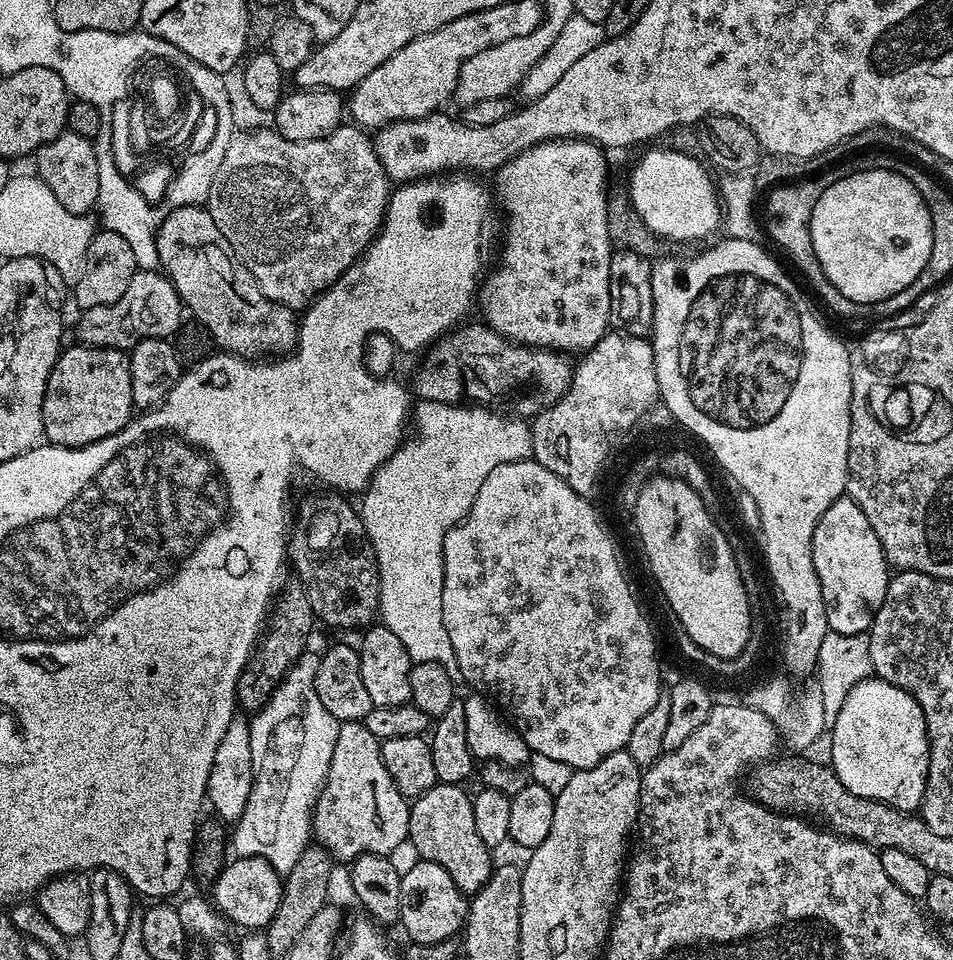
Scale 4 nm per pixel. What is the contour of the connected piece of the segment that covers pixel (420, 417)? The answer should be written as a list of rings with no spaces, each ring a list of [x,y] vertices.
[[[420,400],[414,408],[414,424],[416,420],[416,437],[405,439],[400,447],[386,463],[372,475],[372,480],[362,493],[364,501],[358,504],[360,520],[366,526],[366,534],[374,546],[374,554],[378,558],[378,574],[380,575],[380,610],[378,620],[383,627],[389,628],[391,632],[406,646],[413,664],[418,662],[438,662],[446,674],[450,674],[453,682],[460,680],[460,667],[458,658],[454,658],[454,646],[450,646],[450,634],[446,634],[446,622],[442,622],[442,582],[444,581],[444,539],[446,534],[455,524],[467,516],[470,506],[474,506],[474,498],[478,498],[478,489],[486,477],[491,474],[497,466],[515,460],[527,460],[532,454],[532,430],[527,419],[518,416],[509,416],[503,412],[495,411],[483,406],[465,406],[463,403],[443,404],[438,400]]]

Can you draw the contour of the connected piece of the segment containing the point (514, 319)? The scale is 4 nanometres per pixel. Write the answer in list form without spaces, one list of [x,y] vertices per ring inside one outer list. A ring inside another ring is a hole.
[[[561,138],[558,140],[543,140],[540,144],[535,144],[517,153],[512,159],[506,161],[502,167],[495,173],[496,176],[496,192],[494,188],[494,196],[500,199],[500,204],[504,207],[504,212],[508,215],[508,237],[504,240],[504,249],[500,252],[500,264],[501,268],[496,268],[492,273],[483,277],[482,283],[478,288],[478,312],[482,315],[483,323],[487,324],[489,328],[493,328],[500,336],[505,336],[507,340],[513,340],[515,344],[527,344],[530,348],[551,348],[554,352],[562,352],[565,354],[583,354],[588,351],[589,348],[593,348],[601,338],[606,335],[610,328],[610,258],[614,251],[614,245],[610,234],[608,233],[608,202],[610,199],[610,191],[608,192],[608,160],[606,157],[605,149],[600,145],[592,143],[591,140],[581,140],[579,138]]]

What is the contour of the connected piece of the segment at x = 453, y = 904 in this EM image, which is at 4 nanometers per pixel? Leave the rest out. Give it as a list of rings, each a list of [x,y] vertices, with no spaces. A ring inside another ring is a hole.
[[[417,859],[400,877],[402,886],[402,906],[399,927],[404,928],[407,938],[413,944],[437,944],[453,939],[463,929],[468,919],[469,897],[454,886],[454,878],[429,860]]]

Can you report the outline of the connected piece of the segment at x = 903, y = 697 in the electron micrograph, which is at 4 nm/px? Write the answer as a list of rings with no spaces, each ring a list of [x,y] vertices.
[[[879,678],[858,682],[858,686],[850,690],[838,718],[830,725],[831,734],[830,767],[850,794],[888,804],[899,812],[912,814],[919,809],[928,777],[928,723],[924,721],[922,706],[918,706],[909,692]]]

